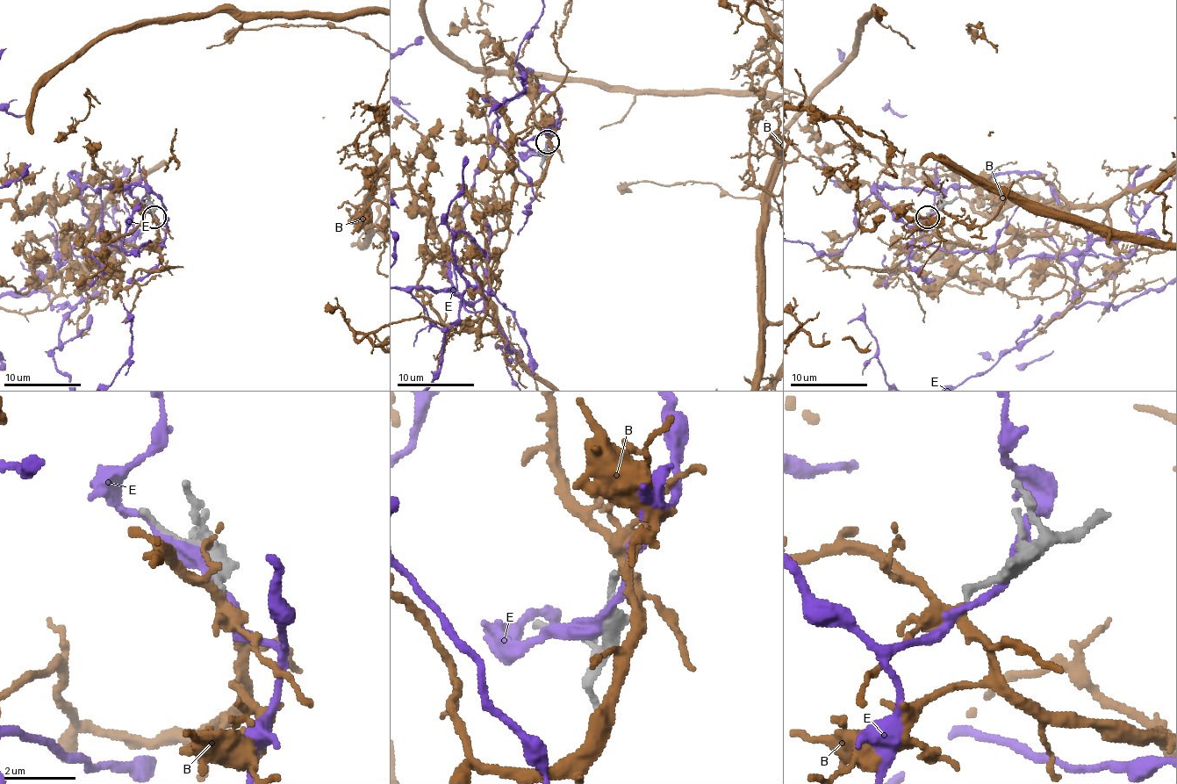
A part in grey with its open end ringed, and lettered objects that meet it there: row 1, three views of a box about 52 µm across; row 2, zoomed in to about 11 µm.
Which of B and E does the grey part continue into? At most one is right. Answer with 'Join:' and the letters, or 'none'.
Join: B

